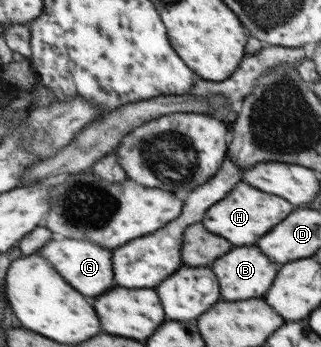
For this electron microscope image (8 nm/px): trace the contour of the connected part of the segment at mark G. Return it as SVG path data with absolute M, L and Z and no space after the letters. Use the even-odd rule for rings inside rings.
M54 237L37 254L50 260L63 275L64 280L67 280L68 284L80 288L80 292L84 292L84 296L98 296L114 284L114 280L112 280L114 274L112 274L110 250L104 250L102 246L96 246L94 242Z

